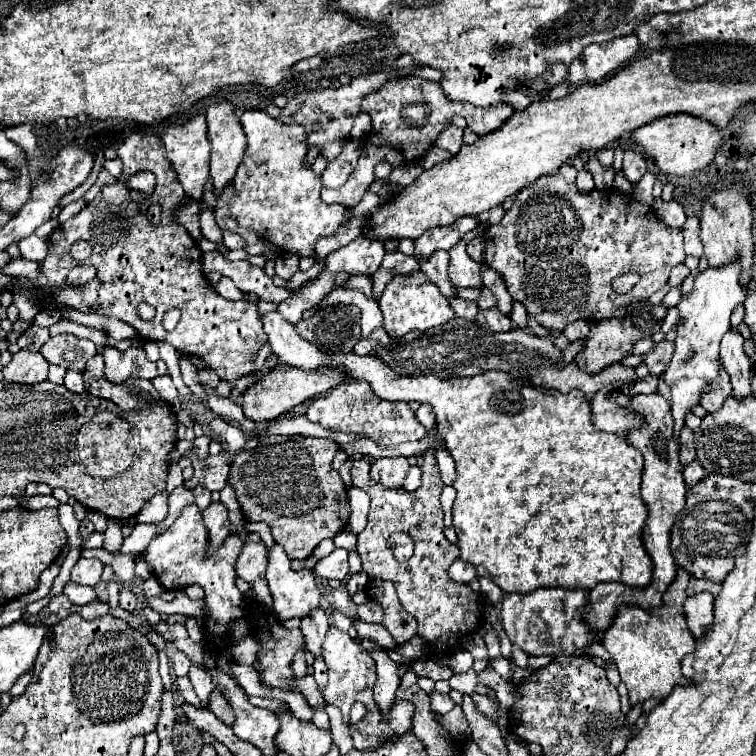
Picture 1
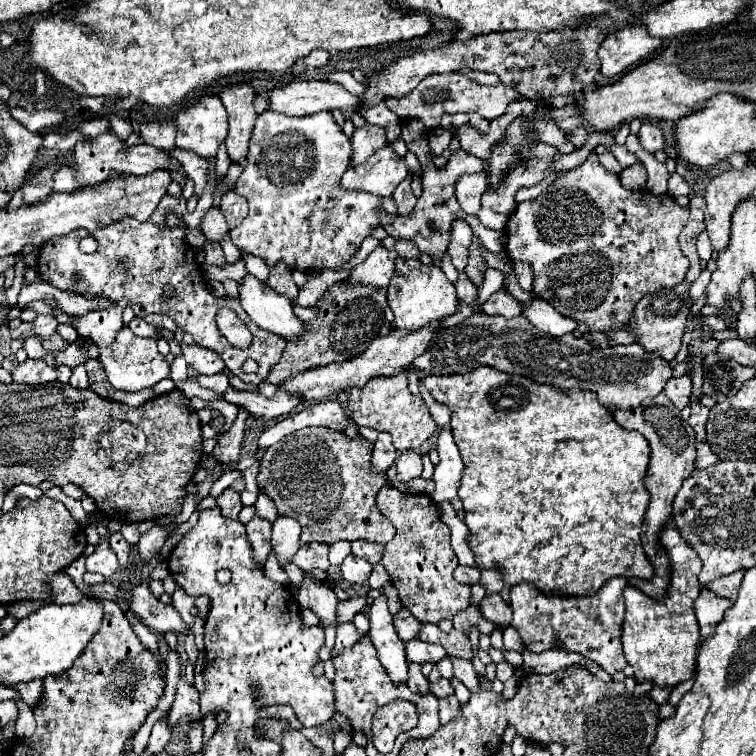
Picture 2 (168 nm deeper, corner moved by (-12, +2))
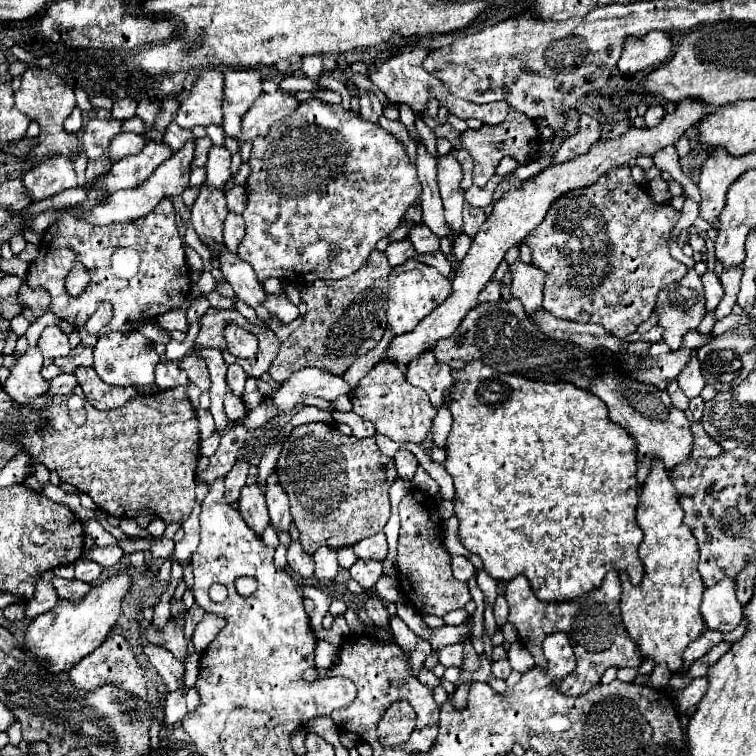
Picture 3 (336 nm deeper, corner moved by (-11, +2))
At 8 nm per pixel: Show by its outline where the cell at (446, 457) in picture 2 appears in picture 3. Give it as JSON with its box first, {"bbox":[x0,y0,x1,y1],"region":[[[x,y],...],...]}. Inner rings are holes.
{"bbox":[431,406,451,446],"region":[[[441,406],[437,408],[437,416],[433,418],[433,426],[431,426],[431,436],[433,436],[433,442],[439,444],[439,446],[445,446],[445,440],[447,440],[447,434],[451,430],[451,412],[447,410],[447,406]]]}

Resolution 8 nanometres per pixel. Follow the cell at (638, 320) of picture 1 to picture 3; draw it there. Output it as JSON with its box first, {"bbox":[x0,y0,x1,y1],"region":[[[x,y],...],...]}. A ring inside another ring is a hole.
{"bbox":[655,270,705,350],"region":[[[689,270],[679,282],[661,290],[655,312],[659,324],[665,328],[663,342],[669,344],[671,350],[677,350],[683,336],[695,330],[705,316],[705,294],[699,274]]]}

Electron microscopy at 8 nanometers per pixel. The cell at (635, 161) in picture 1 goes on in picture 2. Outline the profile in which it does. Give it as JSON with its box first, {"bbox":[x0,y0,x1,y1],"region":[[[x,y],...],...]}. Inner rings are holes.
{"bbox":[638,122,664,154],"region":[[[642,122],[642,128],[638,132],[638,138],[640,138],[640,146],[644,150],[648,150],[650,154],[658,152],[664,148],[664,136],[662,136],[662,130],[654,124],[648,124],[648,122]]]}

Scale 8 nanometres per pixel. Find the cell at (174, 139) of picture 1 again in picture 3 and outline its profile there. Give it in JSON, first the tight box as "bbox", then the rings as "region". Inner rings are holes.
{"bbox":[175,70,223,126],"region":[[[203,70],[191,88],[187,100],[181,102],[175,122],[179,126],[221,126],[223,112],[223,72]]]}

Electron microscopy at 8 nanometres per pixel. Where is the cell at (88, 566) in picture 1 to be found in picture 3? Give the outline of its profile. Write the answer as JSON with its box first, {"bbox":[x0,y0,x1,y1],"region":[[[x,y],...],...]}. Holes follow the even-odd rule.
{"bbox":[87,546,123,568],"region":[[[95,546],[93,550],[89,550],[89,554],[87,554],[87,558],[89,560],[95,560],[97,564],[101,564],[103,568],[111,568],[113,564],[117,564],[121,558],[123,558],[123,550],[119,548],[119,546],[105,546],[105,548],[99,548],[99,546]]]}

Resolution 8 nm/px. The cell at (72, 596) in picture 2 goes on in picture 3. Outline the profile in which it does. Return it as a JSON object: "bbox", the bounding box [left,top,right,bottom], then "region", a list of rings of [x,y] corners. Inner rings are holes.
{"bbox":[25,570,59,618],"region":[[[51,570],[49,572],[43,572],[43,576],[41,576],[37,588],[35,588],[33,600],[25,604],[25,616],[27,618],[37,618],[39,614],[45,614],[59,600],[57,594],[55,594],[55,588],[51,586],[51,578],[53,578],[53,572]]]}

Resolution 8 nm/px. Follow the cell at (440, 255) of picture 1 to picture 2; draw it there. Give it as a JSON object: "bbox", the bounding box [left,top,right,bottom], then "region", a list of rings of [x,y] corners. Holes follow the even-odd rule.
{"bbox":[380,150,484,266],"region":[[[458,150],[456,154],[452,154],[446,168],[442,168],[442,170],[438,170],[432,164],[432,152],[430,152],[430,158],[428,158],[428,162],[424,166],[424,174],[422,174],[424,194],[418,198],[414,212],[410,216],[394,216],[394,218],[388,218],[388,214],[380,214],[382,228],[388,232],[388,236],[412,240],[420,252],[432,256],[434,264],[440,266],[440,258],[444,258],[444,254],[448,252],[448,246],[450,246],[452,222],[456,218],[464,216],[460,204],[454,198],[454,182],[458,180],[458,176],[474,174],[474,172],[484,172],[484,160],[464,154],[464,150]]]}

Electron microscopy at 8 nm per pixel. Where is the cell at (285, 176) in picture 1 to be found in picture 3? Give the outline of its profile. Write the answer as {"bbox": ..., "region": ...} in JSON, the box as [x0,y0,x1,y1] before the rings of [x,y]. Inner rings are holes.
{"bbox":[239,98,421,286],"region":[[[317,98],[301,102],[299,110],[295,110],[295,114],[289,114],[287,118],[275,122],[275,126],[271,126],[267,136],[255,138],[253,152],[251,152],[251,158],[249,158],[249,166],[251,166],[251,176],[249,176],[247,186],[245,186],[247,188],[247,208],[243,212],[247,232],[245,232],[243,242],[239,244],[239,258],[243,262],[251,264],[251,268],[255,270],[261,284],[267,278],[279,278],[279,280],[283,280],[287,284],[295,284],[295,286],[313,282],[317,278],[341,280],[341,278],[353,274],[355,270],[359,270],[367,262],[369,254],[375,250],[375,244],[381,238],[389,236],[399,226],[399,222],[405,218],[409,206],[421,206],[421,182],[417,178],[415,166],[411,164],[411,160],[405,152],[403,142],[397,140],[395,134],[383,130],[379,124],[371,124],[371,122],[359,118],[353,110],[345,110],[343,106],[335,106],[335,104],[325,104]],[[331,246],[339,246],[341,252],[337,256],[331,256],[329,254]]]}

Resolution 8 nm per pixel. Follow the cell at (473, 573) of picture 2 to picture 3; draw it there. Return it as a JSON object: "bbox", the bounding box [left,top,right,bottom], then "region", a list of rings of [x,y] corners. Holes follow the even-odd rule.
{"bbox":[451,556,475,582],"region":[[[453,556],[451,558],[451,566],[453,566],[453,576],[457,580],[465,580],[467,582],[475,574],[473,564],[465,556]]]}

